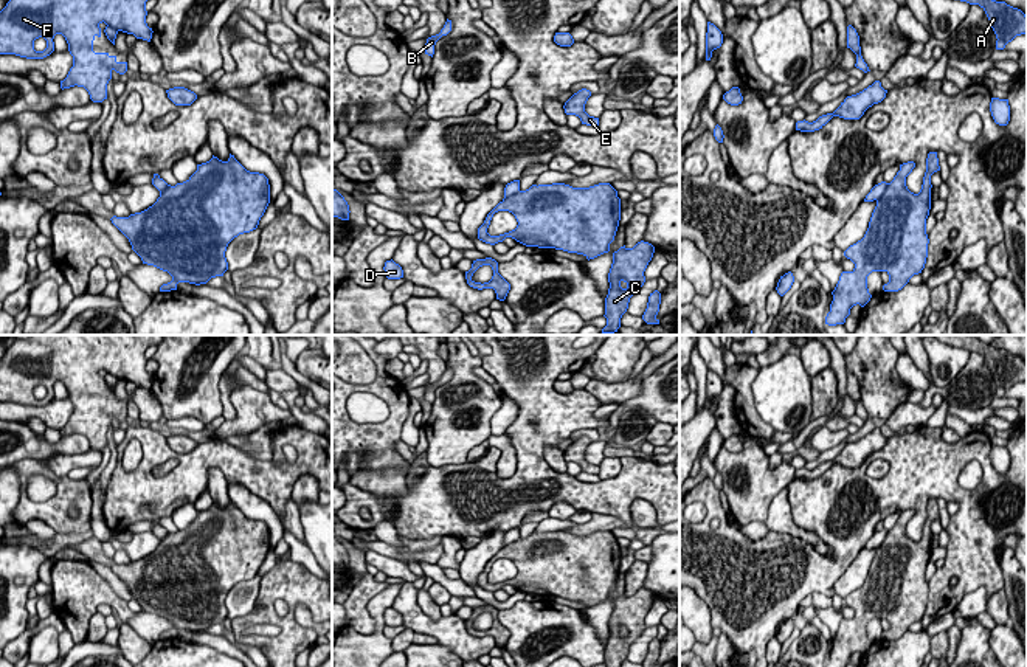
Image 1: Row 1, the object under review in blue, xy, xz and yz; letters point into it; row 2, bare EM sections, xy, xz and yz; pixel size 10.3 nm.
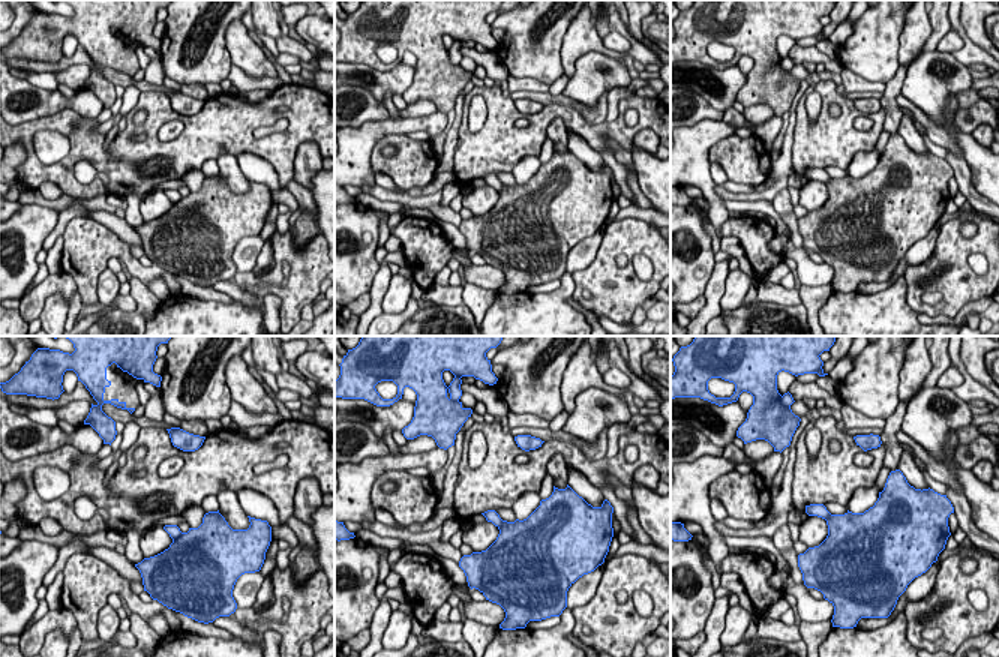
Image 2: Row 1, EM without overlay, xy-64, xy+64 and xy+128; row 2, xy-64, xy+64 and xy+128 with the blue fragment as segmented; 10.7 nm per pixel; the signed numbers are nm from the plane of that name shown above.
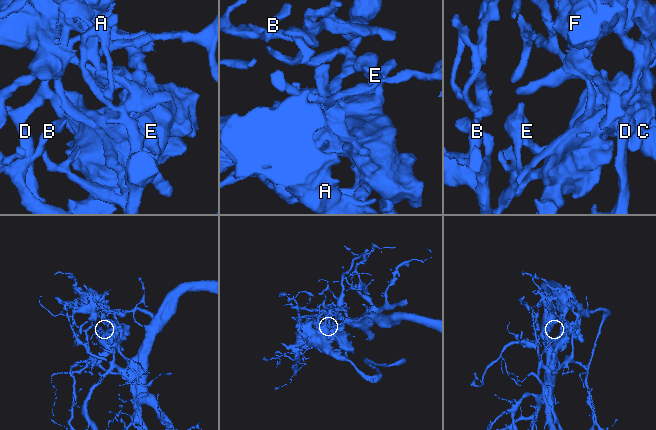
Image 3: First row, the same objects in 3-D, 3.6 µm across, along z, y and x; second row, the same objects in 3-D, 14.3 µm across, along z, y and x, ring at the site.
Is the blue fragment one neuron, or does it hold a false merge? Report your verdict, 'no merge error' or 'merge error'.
merge error

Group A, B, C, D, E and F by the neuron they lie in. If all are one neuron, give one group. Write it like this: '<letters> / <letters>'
A C E F / B D

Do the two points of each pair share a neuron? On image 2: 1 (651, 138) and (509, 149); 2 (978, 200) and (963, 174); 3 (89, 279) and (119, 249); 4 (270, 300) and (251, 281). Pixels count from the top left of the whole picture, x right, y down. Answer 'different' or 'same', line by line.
1: different
2: same
3: same
4: different

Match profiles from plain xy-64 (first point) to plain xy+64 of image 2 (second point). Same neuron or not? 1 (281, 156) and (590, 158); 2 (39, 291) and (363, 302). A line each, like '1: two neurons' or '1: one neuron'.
1: two neurons
2: one neuron

